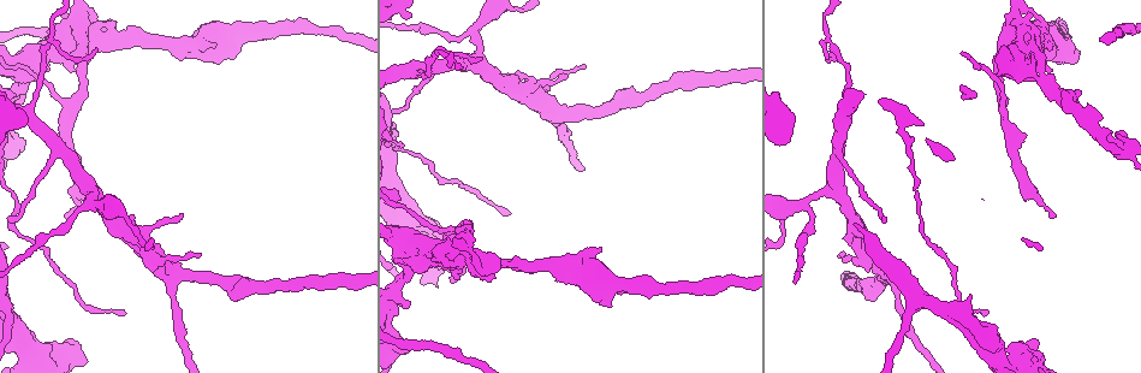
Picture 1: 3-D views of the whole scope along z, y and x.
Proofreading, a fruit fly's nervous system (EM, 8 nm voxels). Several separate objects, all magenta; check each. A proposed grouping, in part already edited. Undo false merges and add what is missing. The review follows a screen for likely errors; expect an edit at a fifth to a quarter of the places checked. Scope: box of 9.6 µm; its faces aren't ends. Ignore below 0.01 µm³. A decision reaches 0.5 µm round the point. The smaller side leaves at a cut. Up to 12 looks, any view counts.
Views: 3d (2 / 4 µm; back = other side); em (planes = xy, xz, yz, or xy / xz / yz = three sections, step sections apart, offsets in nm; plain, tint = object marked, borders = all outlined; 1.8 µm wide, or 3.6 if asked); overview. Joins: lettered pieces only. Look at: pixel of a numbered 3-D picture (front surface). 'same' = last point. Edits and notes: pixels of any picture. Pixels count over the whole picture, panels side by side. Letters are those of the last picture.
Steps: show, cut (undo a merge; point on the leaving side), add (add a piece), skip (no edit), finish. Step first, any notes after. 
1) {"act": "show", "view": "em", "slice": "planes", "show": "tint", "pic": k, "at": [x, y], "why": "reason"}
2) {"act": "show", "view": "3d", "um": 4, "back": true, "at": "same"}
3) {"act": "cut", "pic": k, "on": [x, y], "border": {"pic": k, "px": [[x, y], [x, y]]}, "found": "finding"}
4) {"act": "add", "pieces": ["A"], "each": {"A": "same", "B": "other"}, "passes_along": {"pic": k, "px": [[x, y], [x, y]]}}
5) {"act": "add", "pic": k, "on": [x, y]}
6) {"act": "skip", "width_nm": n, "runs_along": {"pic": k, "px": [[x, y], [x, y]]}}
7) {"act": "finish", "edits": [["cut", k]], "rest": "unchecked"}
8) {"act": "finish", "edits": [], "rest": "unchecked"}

{"act": "show", "view": "em", "um": 3.6, "slice": "xy", "step": 8, "show": "borders", "pic": 1, "at": [1111, 151], "why": "abrupt turn"}

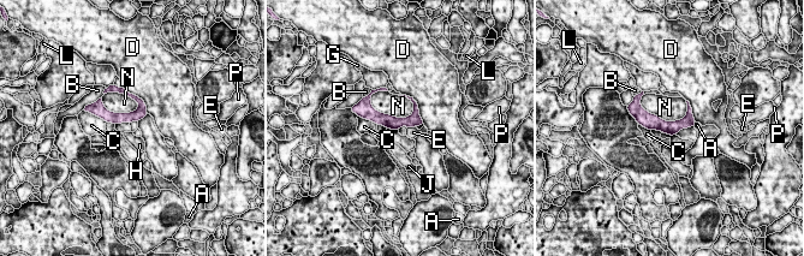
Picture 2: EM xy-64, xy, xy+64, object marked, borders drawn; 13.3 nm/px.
{"act": "skip", "each": {"A": "other", "B": "other", "C": "other", "D": "other", "E": "other", "G": "other", "H": "other", "J": "other", "L": "other", "N": "other", "P": "other"}, "runs_along": {"pic": 2, "px": [[637, 114], [661, 125], [691, 123]]}, "found": "all the same neuron"}

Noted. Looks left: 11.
{"act": "show", "view": "em", "slice": "yz", "step": 16, "show": "tint", "pic": 1, "at": [489, 271], "why": "arms part here"}

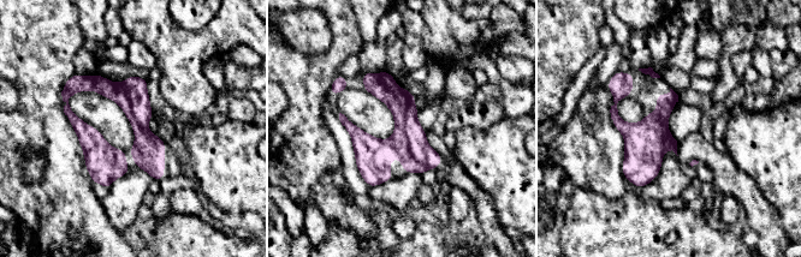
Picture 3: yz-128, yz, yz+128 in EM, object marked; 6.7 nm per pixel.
{"act": "show", "view": "em", "slice": "planes", "show": "borders", "at": "same", "why": "another direction"}

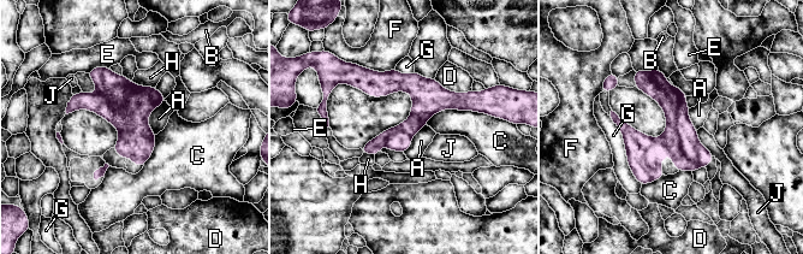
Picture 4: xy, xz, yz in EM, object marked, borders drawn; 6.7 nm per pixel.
{"act": "cut", "pic": 4, "on": [693, 148], "each": {"A": "other", "B": "other", "C": "other", "D": "other", "E": "other", "F": "other", "G": "other", "H": "other", "J": "other"}, "part_leaving": {"pic": 4, "px": [[682, 94], [684, 126], [705, 164]]}, "found": "a second neuron is stuck on"}

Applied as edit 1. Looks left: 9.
{"act": "show", "view": "overview", "why": "see it whole again"}

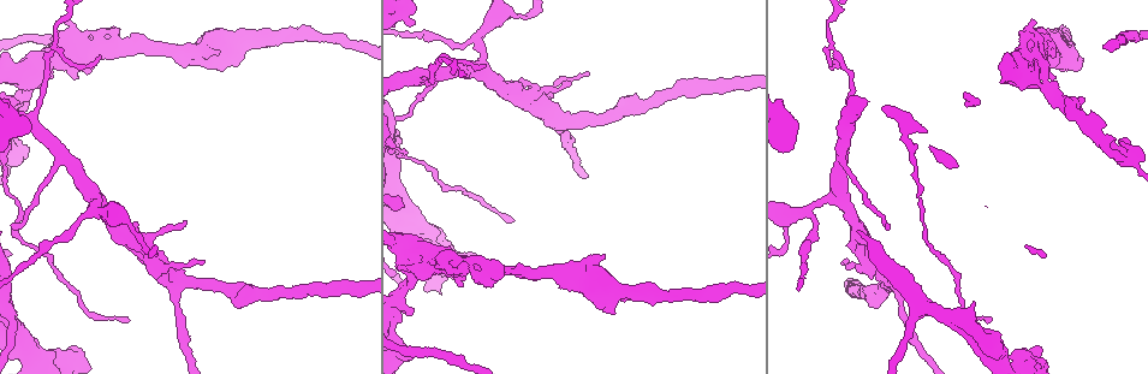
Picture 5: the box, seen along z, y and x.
{"act": "show", "view": "3d", "um": 4, "pic": 5, "at": [559, 120]}

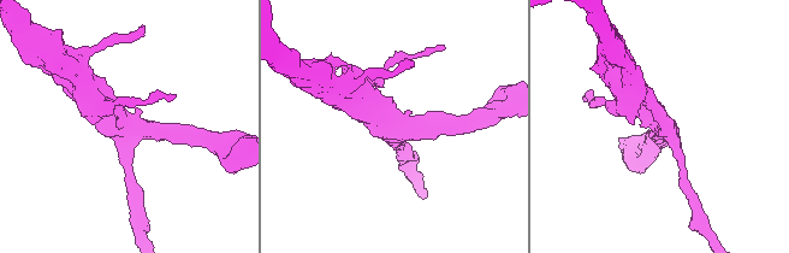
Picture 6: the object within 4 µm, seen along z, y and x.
{"act": "show", "view": "em", "um": 3.6, "slice": "planes", "show": "plain", "pic": 6, "at": [397, 127], "why": "shape alone is not enough"}

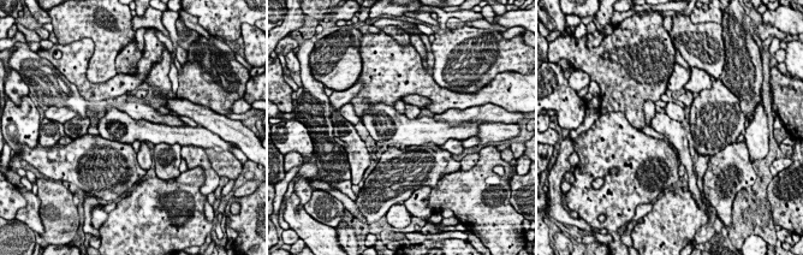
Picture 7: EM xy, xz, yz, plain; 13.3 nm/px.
{"act": "show", "view": "em", "um": 3.6, "slice": "planes", "show": "borders", "at": "same"}

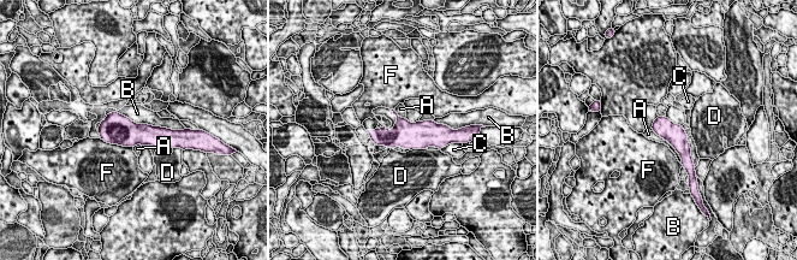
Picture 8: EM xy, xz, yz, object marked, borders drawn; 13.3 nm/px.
{"act": "skip", "each": {"A": "other", "B": "other", "C": "other", "D": "other", "F": "other"}, "arms": 3, "border": {"pic": 8, "px": [[652, 130], [674, 149], [682, 163]]}, "found": "continuous, no second neuron"}

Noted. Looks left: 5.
{"act": "show", "view": "em", "um": 3.6, "slice": "planes", "show": "borders", "pic": 5, "at": [413, 22], "why": "thick end"}

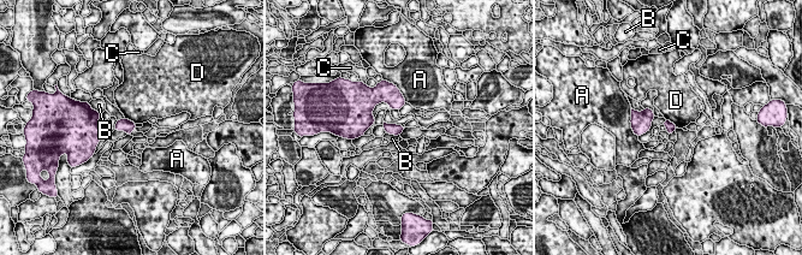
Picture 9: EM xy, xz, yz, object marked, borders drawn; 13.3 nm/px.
{"act": "skip", "each": {"A": "other", "B": "other", "C": "other", "D": "other"}, "border": {"pic": 9, "px": [[665, 118], [677, 126]]}, "found": "none of them fits"}

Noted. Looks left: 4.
{"act": "show", "view": "3d", "um": 4, "back": true, "pic": 5, "at": [130, 320]}

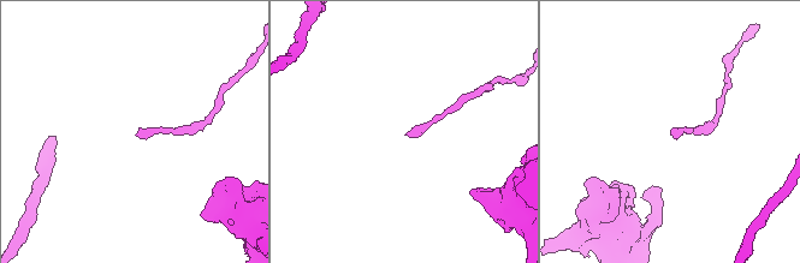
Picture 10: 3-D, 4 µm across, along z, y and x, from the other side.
{"act": "show", "view": "em", "um": 3.6, "slice": "xz", "step": 4, "show": "tint", "pic": 10, "at": [138, 134]}

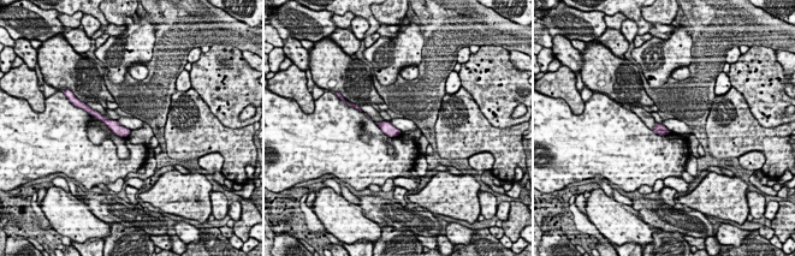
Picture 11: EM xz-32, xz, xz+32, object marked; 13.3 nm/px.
{"act": "show", "view": "em", "um": 3.6, "slice": "planes", "show": "borders", "at": "same"}

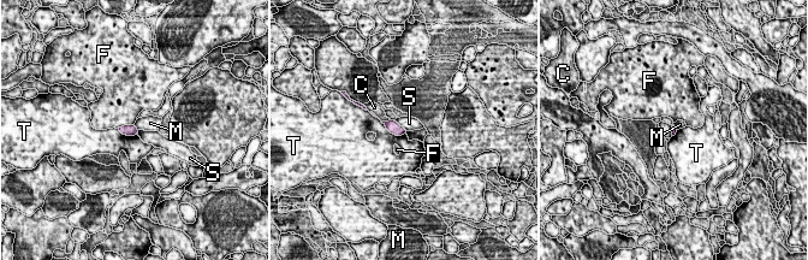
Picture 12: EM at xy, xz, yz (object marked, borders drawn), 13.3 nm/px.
{"act": "skip", "longest_contact_nm": ["T", 380], "each": {"C": "other", "F": "other", "M": "other", "S": "other", "T": "other"}, "found": "no lettered piece goes on from it"}

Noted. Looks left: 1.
{"act": "finish", "edits": [["cut", 4]], "rest": "unchecked"}

